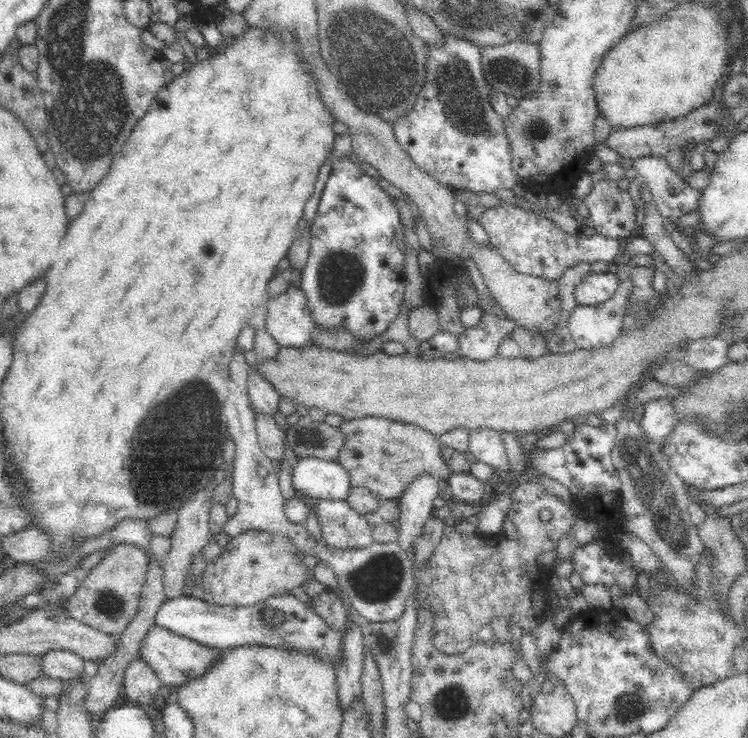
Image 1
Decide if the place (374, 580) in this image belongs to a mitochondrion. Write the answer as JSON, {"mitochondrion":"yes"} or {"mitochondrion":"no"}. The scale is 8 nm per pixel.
{"mitochondrion":"yes"}

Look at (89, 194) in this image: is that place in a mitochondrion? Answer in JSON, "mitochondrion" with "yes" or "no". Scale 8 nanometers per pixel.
{"mitochondrion":"no"}

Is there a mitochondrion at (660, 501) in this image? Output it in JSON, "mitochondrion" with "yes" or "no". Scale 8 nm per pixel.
{"mitochondrion":"yes"}

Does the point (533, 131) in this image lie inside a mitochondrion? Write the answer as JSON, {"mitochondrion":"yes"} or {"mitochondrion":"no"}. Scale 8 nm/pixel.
{"mitochondrion":"yes"}

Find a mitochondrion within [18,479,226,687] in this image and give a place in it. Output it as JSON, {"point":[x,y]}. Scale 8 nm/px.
{"point":[109,605]}

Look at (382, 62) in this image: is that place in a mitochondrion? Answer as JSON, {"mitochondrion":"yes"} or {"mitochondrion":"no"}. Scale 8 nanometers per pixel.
{"mitochondrion":"yes"}

